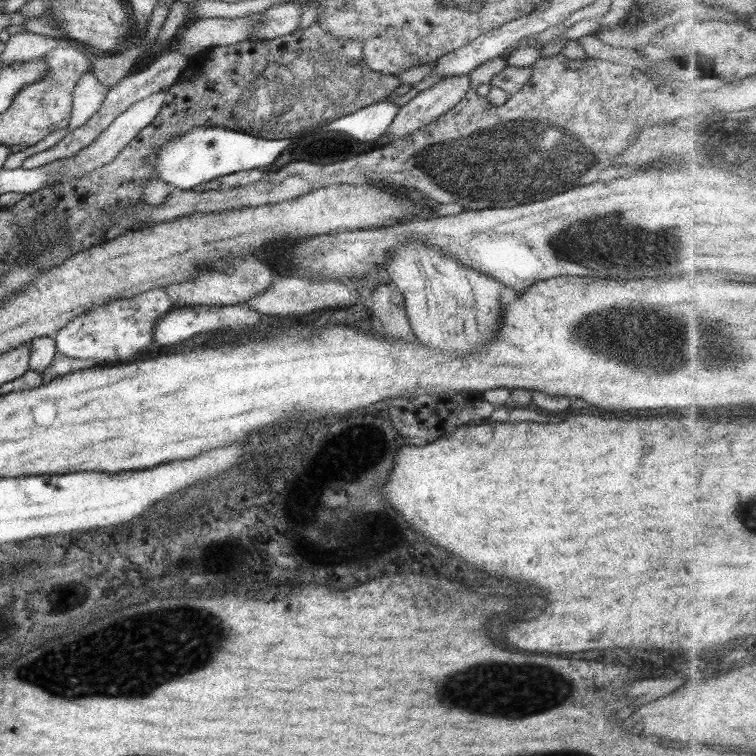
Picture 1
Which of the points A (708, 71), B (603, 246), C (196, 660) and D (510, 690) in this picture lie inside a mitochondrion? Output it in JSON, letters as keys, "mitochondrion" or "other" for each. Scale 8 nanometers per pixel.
{"A":"other","B":"mitochondrion","C":"other","D":"mitochondrion"}

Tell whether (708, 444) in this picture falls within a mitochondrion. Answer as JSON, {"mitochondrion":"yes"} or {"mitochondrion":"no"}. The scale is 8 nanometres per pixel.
{"mitochondrion":"no"}

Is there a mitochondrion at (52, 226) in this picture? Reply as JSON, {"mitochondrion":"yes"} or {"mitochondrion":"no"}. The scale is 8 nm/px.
{"mitochondrion":"yes"}

